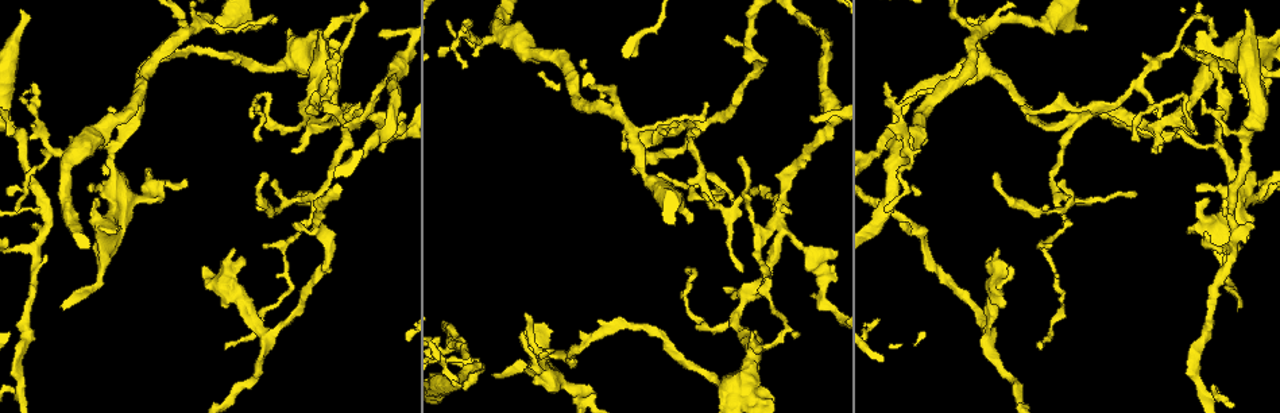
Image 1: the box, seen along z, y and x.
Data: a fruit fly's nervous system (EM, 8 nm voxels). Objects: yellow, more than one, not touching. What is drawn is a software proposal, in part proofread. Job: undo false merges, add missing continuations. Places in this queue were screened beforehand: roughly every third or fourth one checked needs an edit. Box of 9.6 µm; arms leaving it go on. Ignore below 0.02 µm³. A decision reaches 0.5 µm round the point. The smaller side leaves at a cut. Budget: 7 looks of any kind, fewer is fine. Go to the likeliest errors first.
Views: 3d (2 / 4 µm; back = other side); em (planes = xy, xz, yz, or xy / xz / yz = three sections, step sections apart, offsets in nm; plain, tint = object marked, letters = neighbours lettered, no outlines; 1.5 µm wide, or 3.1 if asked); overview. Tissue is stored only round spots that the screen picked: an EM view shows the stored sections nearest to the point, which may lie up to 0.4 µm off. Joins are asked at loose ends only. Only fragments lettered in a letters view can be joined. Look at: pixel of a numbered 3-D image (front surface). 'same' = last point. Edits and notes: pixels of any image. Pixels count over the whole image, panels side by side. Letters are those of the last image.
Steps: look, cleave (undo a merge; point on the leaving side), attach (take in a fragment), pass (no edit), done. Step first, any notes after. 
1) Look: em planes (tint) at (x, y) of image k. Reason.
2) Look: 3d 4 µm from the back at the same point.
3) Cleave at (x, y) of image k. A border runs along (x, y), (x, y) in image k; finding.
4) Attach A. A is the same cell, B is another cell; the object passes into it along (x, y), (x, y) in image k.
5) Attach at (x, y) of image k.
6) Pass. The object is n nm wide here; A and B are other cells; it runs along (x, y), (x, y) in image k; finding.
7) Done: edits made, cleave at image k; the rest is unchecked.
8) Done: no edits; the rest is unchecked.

Look: em yz step 4 (tint) at (466, 386) of image 1. An open end.

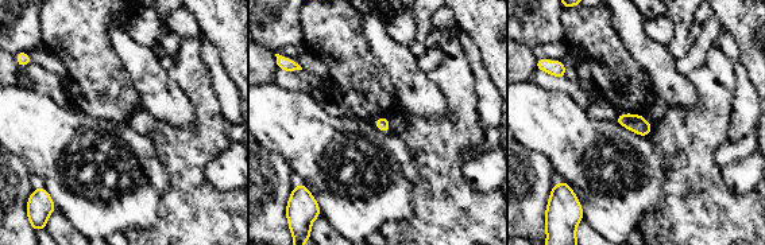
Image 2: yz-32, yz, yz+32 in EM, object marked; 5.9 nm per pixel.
Look: em xy step 4 (letters) at the same point.

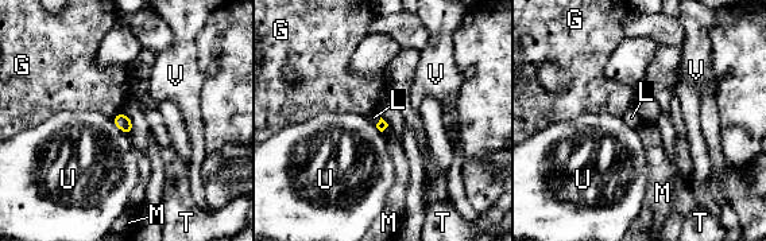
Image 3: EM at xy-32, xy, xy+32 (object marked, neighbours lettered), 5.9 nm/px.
Pass. G, L, M, T, U and V are other cells; a border runs along (112, 117), (112, 121), (128, 135) in image 3; no lettered fragment goes on from it.

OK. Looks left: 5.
Look: 3d 2 µm at (994, 286) of image 1. Branch point.

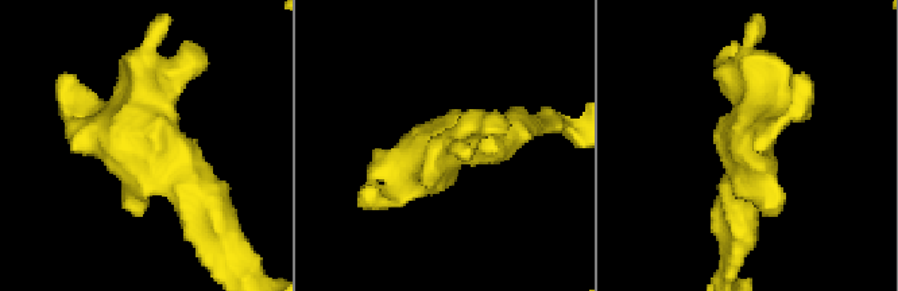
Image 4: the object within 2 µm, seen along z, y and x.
Look: em xz step 8 (tint) at (425, 144) of image 4. Shape alone is not enough.

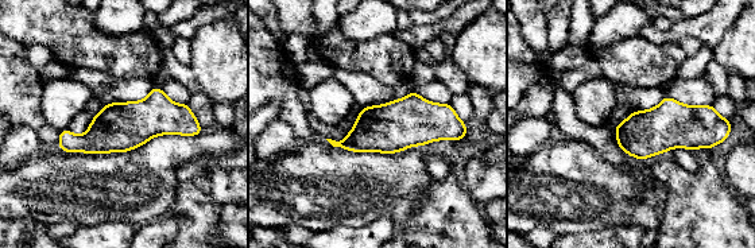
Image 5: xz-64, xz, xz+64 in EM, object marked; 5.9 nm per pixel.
Look: em planes (letters) at the same point.

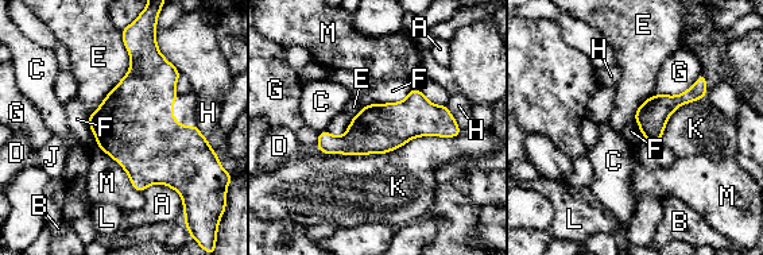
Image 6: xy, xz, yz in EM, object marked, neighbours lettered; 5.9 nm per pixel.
Pass. The object is 280 nm wide here; A, B, C, D, E, F, G, H, J, K, L and M are other cells; it runs along (456, 131), (387, 126), (320, 146) in image 6; one cell here.

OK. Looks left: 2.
Look: em planes (tint) at (114, 230) of image 1. An open end.

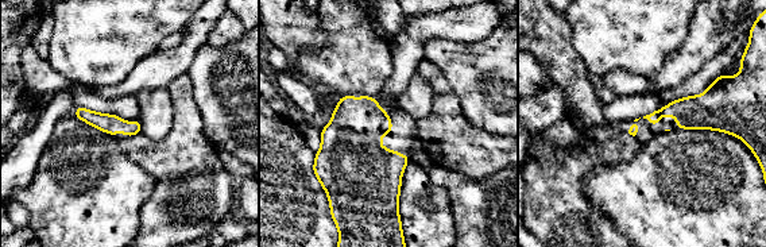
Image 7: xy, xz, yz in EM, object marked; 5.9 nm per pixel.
Look: em planes (letters) at the same point.

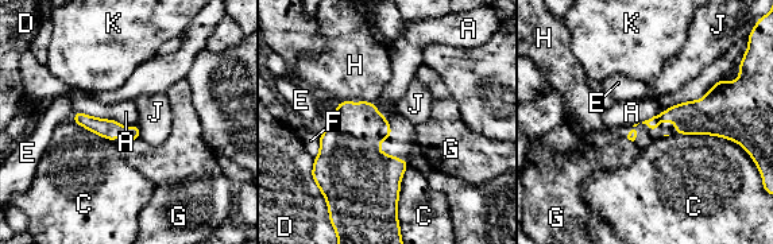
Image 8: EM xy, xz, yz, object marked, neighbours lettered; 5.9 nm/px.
Pass. The longest contact is with A, 550 nm; A, C, D, E, F, G, H, J and K are other cells; it runs along (76, 117), (109, 130), (136, 132) in image 8; none of them fits.

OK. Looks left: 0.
Done: no edits; the rest is unchecked.

